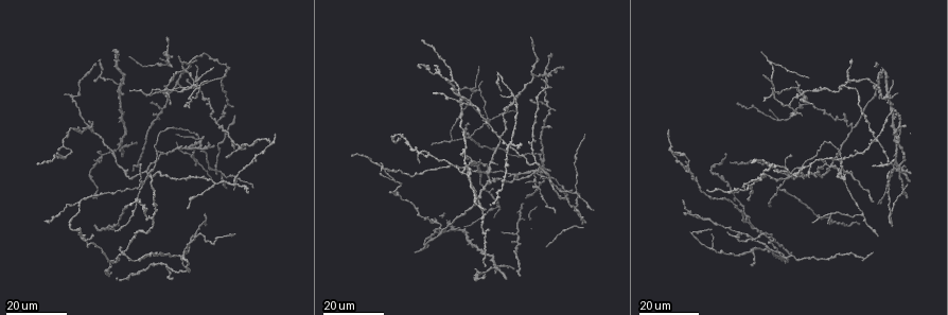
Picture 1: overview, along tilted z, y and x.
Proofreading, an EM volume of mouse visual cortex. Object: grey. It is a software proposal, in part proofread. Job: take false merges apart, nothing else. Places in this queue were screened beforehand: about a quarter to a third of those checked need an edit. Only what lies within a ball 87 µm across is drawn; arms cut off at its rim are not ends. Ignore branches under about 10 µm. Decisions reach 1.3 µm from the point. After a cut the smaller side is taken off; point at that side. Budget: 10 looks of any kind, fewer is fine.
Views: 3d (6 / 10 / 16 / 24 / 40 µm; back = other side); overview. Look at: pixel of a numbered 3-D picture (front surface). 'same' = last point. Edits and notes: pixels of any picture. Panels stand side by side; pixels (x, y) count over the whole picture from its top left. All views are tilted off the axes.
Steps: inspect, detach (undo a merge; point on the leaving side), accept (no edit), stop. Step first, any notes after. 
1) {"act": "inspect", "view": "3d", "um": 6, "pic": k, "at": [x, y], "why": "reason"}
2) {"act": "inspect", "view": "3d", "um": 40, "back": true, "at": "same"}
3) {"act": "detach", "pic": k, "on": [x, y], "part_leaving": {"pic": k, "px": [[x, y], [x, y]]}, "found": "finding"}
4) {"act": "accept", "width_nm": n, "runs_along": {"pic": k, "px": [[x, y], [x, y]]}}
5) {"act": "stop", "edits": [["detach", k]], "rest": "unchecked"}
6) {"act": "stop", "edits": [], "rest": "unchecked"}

{"act": "inspect", "view": "3d", "um": 16, "pic": 1, "at": [534, 140], "why": "three-way junction"}

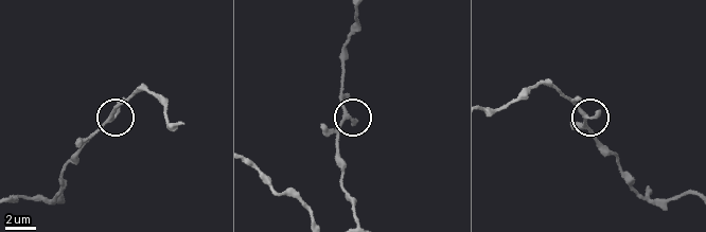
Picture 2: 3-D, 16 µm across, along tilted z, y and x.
{"act": "inspect", "view": "3d", "um": 6, "pic": 2, "at": [340, 119]}

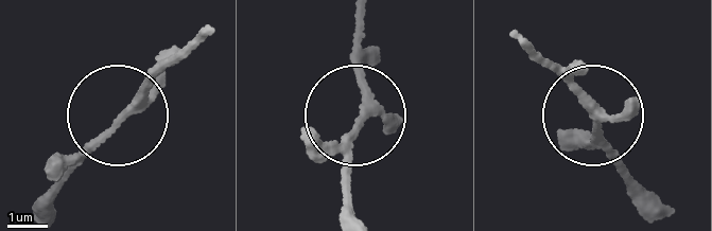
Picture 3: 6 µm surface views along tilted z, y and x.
{"act": "inspect", "view": "3d", "um": 6, "back": true, "pic": 3, "at": [117, 118]}

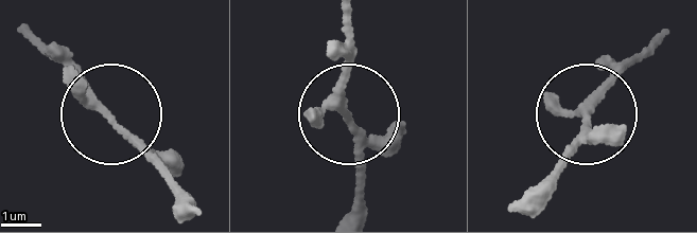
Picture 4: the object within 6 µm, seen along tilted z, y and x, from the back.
{"act": "accept", "runs_along": {"pic": 4, "px": [[358, 207], [366, 178], [345, 108], [349, 20]]}, "found": "all the same cell"}

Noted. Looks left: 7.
{"act": "inspect", "view": "3d", "um": 24, "pic": 1, "at": [753, 252], "why": "looks like a crossing"}

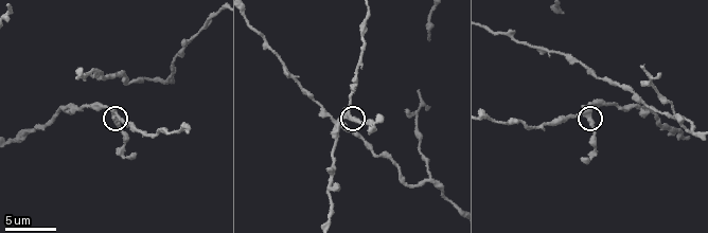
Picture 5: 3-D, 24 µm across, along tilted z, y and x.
{"act": "inspect", "view": "3d", "um": 6, "pic": 5, "at": [583, 113]}

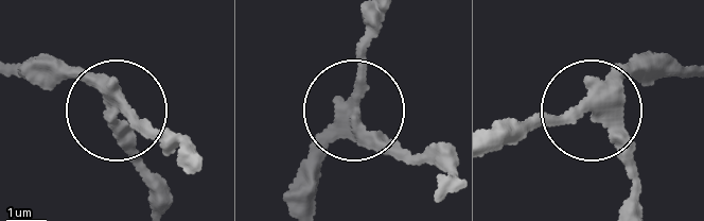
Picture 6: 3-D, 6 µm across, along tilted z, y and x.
{"act": "accept", "arms": 4, "found": "continuous, no second cell"}

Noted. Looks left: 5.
{"act": "inspect", "view": "3d", "um": 16, "pic": 1, "at": [453, 78], "why": "four or more arms meet"}

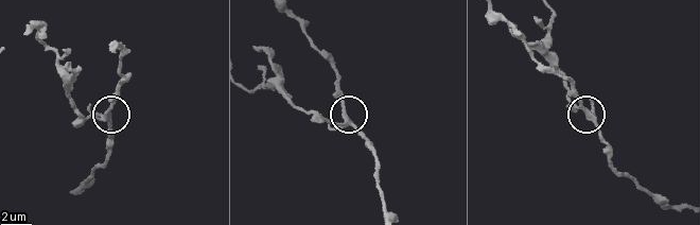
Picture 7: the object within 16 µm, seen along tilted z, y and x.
{"act": "inspect", "view": "3d", "um": 6, "pic": 7, "at": [106, 112], "why": "closer look"}

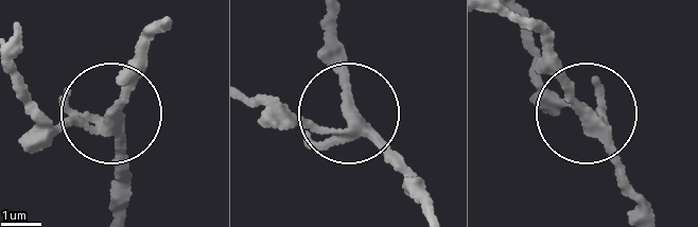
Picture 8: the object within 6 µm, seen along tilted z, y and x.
{"act": "accept", "arms": 4, "runs_along": {"pic": 8, "px": [[117, 209], [124, 149], [108, 115], [19, 138]]}, "found": "one cell here"}

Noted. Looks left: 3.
{"act": "inspect", "view": "3d", "um": 24, "pic": 1, "at": [745, 222], "why": "four-way junction"}

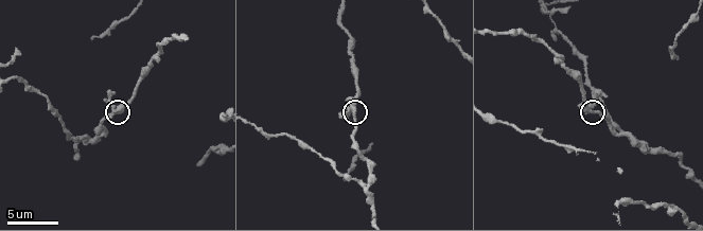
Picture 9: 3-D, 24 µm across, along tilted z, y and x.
{"act": "inspect", "view": "3d", "um": 10, "pic": 9, "at": [589, 112]}

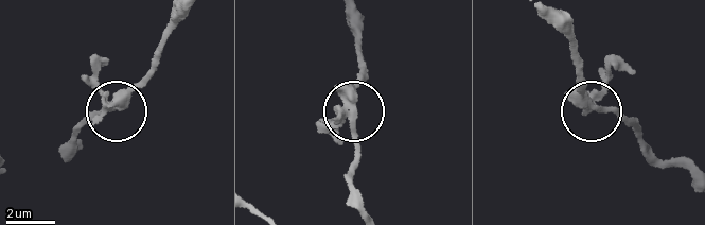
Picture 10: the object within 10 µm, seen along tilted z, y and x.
{"act": "accept", "found": "all the same cell"}

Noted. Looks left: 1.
{"act": "stop", "edits": [], "rest": "unchecked"}

